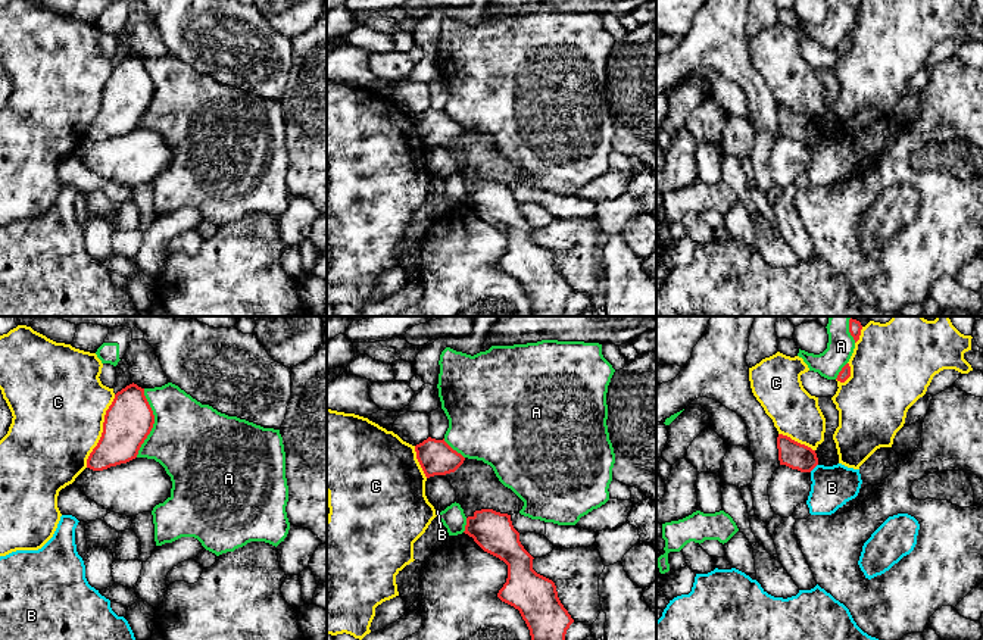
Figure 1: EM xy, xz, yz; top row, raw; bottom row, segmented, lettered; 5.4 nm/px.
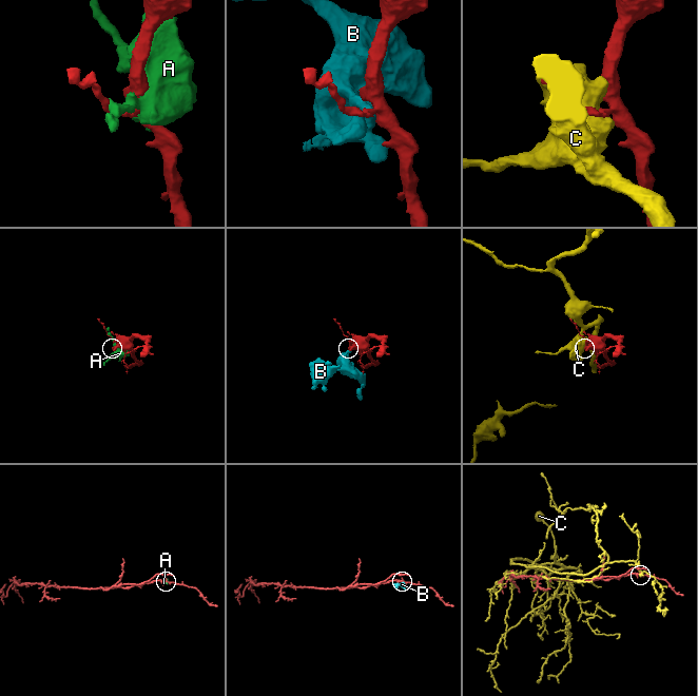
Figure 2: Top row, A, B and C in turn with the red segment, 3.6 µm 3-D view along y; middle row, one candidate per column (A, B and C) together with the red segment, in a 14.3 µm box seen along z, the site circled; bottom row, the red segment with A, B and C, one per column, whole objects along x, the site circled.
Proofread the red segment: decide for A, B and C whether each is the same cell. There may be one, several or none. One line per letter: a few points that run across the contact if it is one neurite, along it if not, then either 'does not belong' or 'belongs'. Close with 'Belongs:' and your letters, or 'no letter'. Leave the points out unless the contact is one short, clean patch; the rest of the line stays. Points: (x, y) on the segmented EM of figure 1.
A: does not belong
B: line yz (817, 464), (810, 471); does not belong
C: does not belong
Belongs: no letter

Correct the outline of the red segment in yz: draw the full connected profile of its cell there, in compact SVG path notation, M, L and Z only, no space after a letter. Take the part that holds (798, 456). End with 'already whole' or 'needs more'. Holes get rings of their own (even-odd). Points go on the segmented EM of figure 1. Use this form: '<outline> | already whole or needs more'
M778 434L777 449L780 465L786 465L801 472L811 472L818 465L815 450L787 435Z | already whole

